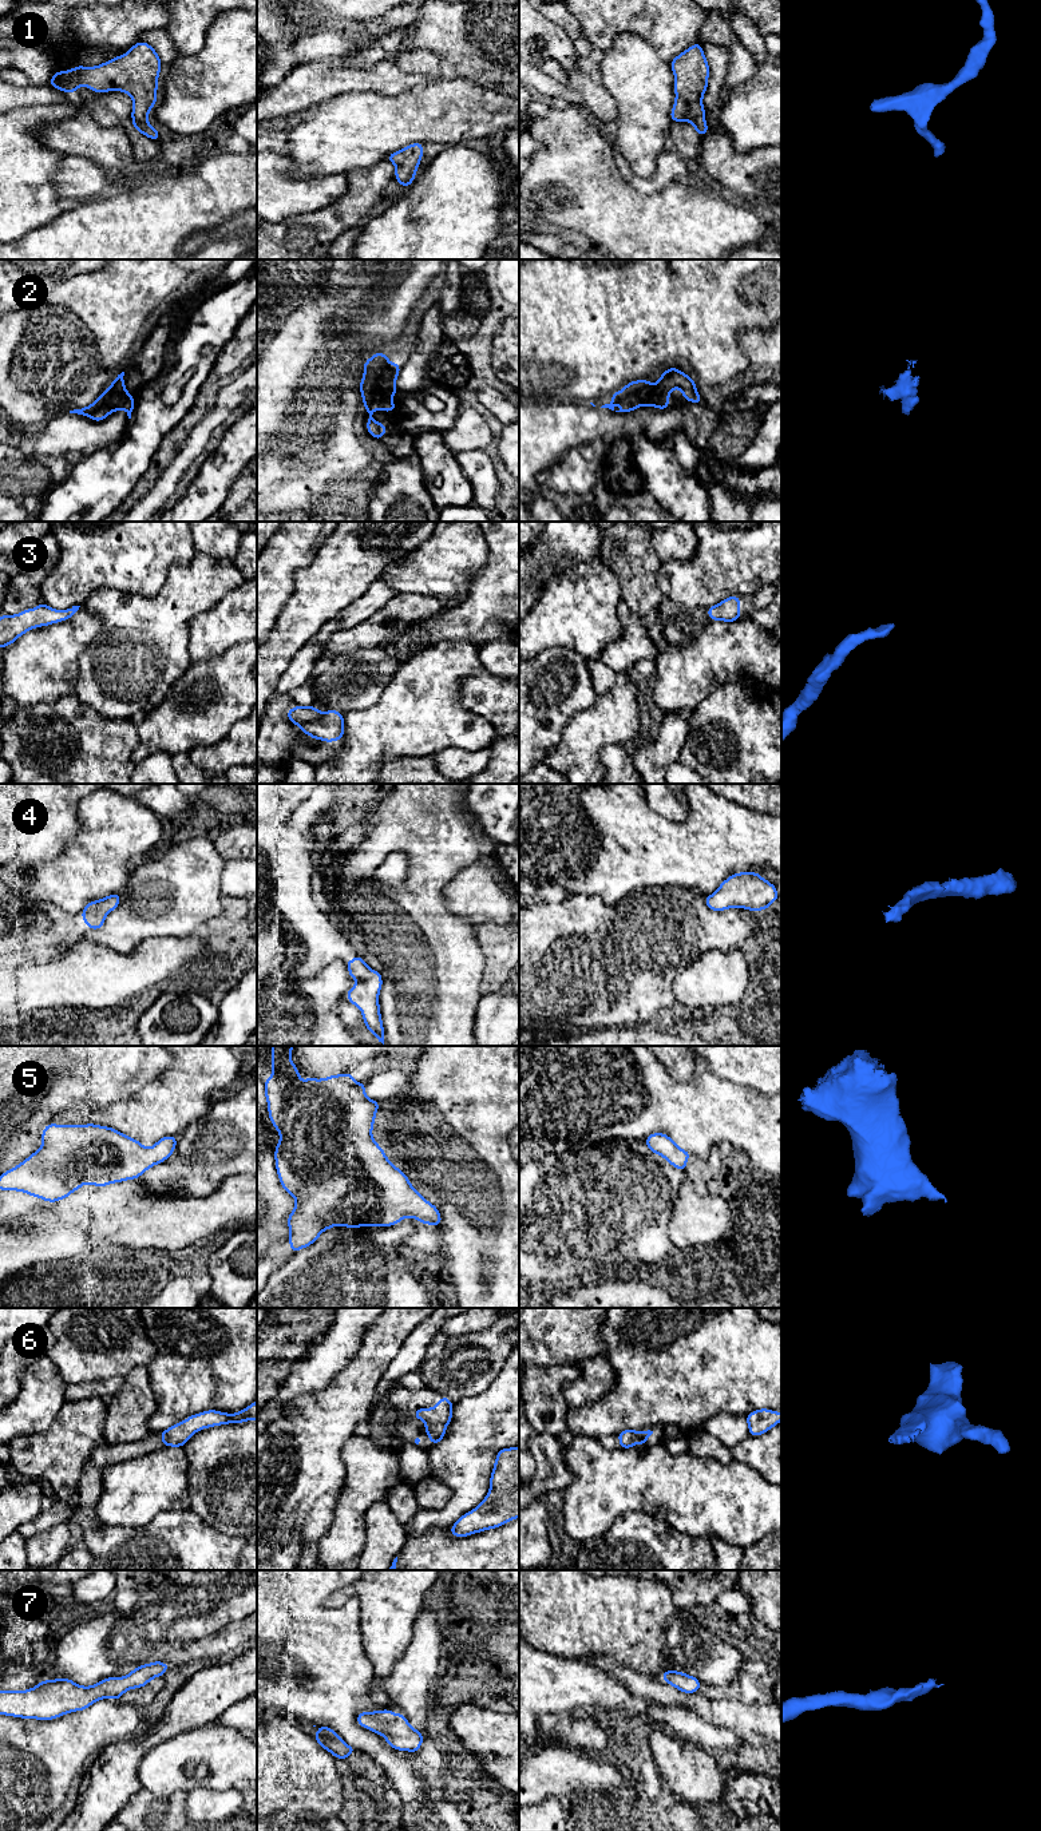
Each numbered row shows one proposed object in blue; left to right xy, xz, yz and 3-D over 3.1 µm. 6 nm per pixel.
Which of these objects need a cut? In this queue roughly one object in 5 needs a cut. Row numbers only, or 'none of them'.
none of them

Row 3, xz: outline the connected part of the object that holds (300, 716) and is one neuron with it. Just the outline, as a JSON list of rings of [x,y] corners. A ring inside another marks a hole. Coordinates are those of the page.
[[[297,705],[286,712],[290,722],[301,728],[304,734],[309,734],[313,740],[333,742],[344,736],[344,716],[337,710],[325,713],[317,710],[313,705]]]

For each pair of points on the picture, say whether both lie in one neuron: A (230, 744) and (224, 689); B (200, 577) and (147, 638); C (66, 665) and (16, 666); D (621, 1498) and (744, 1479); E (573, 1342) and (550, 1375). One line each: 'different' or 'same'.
A: different
B: same
C: same
D: same
E: different

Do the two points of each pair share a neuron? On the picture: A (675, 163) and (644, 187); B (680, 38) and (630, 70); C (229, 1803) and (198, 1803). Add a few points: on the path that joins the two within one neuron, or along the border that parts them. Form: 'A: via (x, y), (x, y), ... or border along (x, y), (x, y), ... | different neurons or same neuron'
A: via (668, 171), (652, 186) | same neuron
B: border along (632, 34), (645, 39), (669, 63) | different neurons
C: via (221, 1803), (206, 1803) | same neuron

